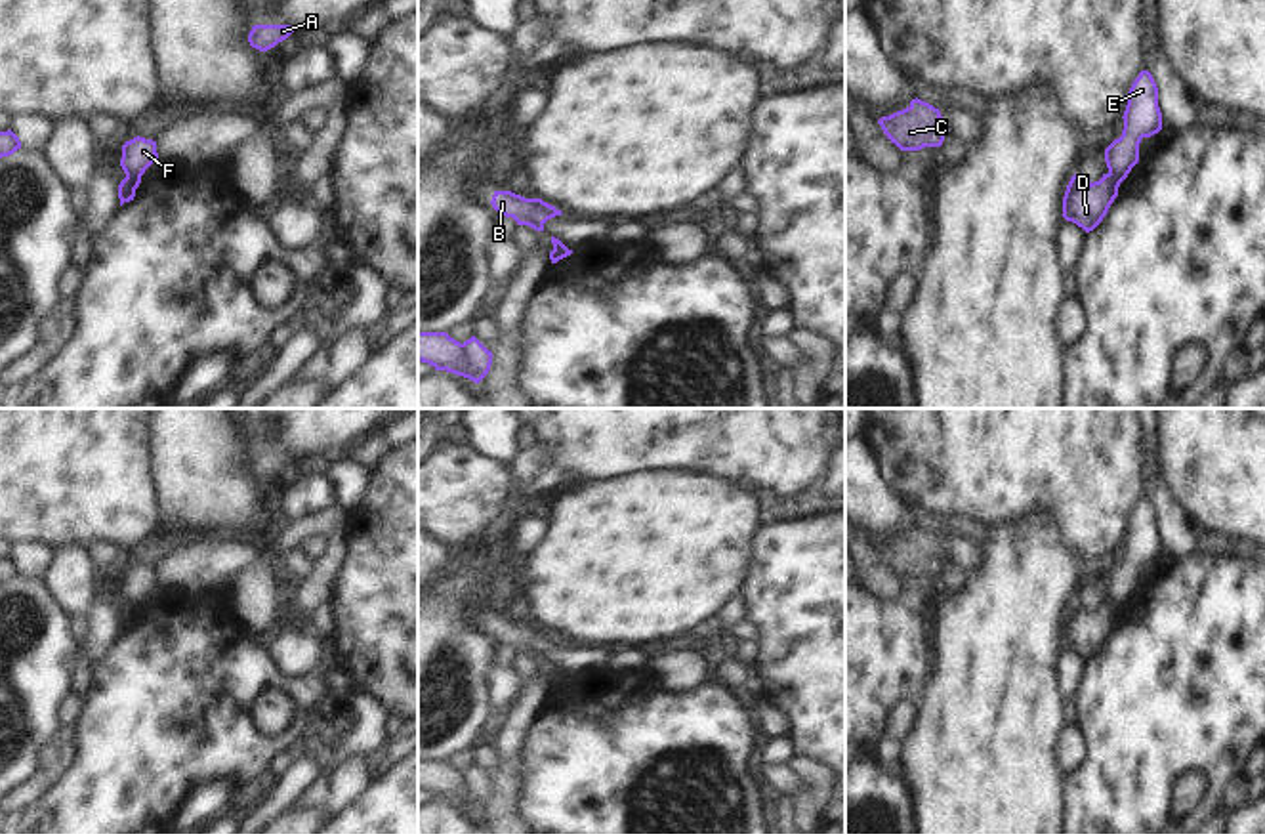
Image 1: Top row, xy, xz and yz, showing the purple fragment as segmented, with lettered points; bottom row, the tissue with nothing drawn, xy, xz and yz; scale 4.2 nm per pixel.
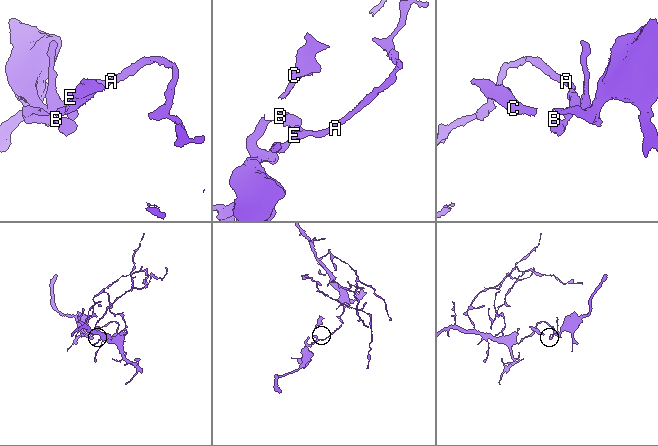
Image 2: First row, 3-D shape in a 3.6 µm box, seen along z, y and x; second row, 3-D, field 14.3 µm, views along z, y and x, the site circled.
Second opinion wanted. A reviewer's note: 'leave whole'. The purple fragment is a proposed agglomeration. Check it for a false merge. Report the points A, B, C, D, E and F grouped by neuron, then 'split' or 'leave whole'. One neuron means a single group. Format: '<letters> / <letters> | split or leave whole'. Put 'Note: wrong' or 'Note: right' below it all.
A E F / B C D | split
Note: wrong

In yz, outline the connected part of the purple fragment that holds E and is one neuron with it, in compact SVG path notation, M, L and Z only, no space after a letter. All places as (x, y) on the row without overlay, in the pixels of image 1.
M1141 498L1128 519L1124 538L1124 557L1105 576L1109 601L1122 611L1139 590L1139 571L1162 557L1162 540L1158 534L1158 515L1149 498Z

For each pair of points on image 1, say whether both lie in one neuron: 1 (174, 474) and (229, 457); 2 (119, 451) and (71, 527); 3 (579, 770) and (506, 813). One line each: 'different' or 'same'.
1: same
2: same
3: different

